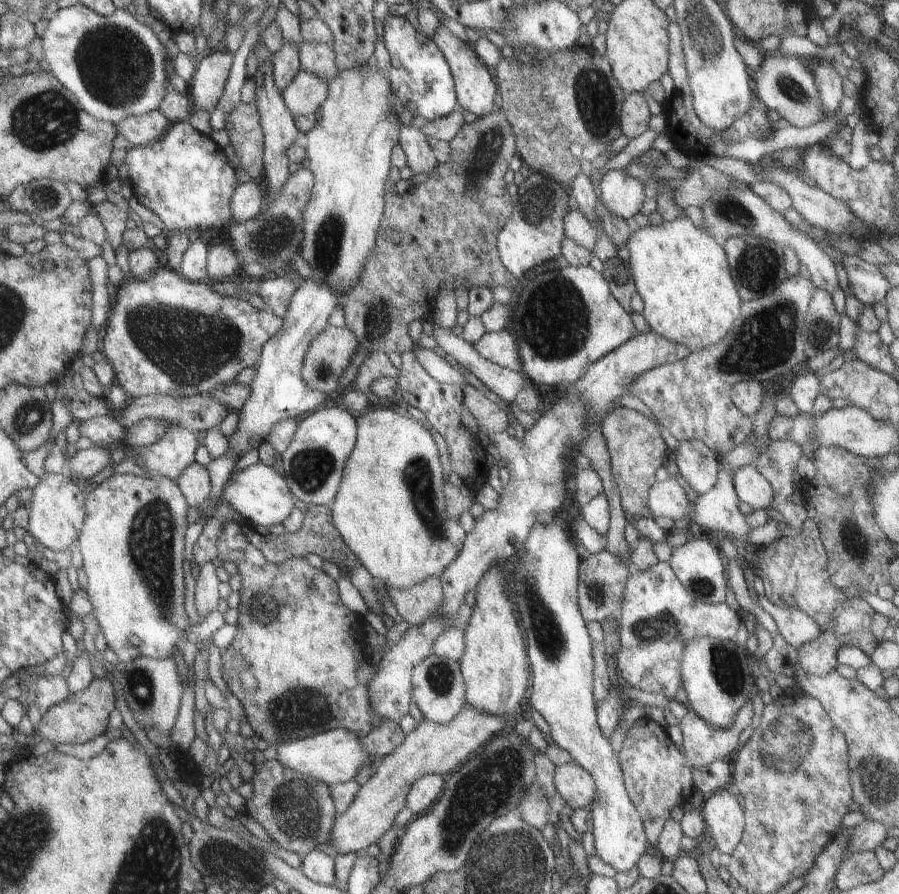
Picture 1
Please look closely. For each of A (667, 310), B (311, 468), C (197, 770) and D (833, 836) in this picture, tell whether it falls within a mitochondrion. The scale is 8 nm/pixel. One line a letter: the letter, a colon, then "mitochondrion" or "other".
A: other
B: mitochondrion
C: other
D: other

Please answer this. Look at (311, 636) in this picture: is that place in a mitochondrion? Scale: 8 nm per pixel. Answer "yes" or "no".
no

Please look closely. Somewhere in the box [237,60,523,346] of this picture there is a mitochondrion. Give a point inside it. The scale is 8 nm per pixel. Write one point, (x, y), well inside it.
(274, 236)

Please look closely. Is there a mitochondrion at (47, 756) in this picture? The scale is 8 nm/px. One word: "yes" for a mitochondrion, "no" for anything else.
no

